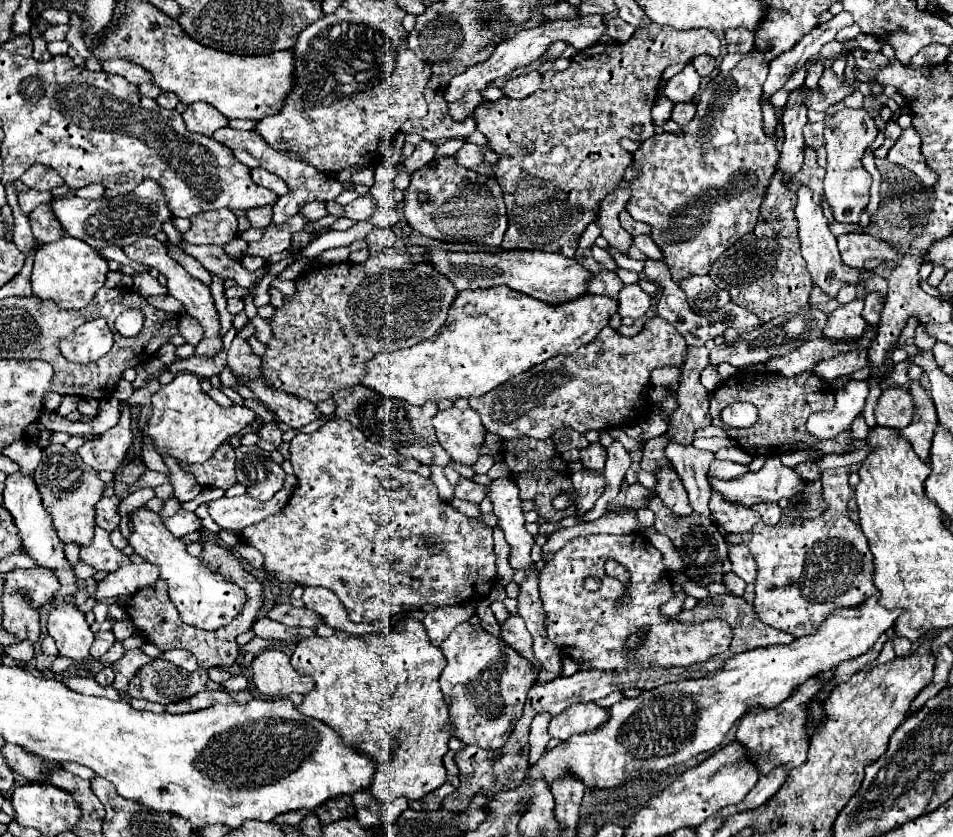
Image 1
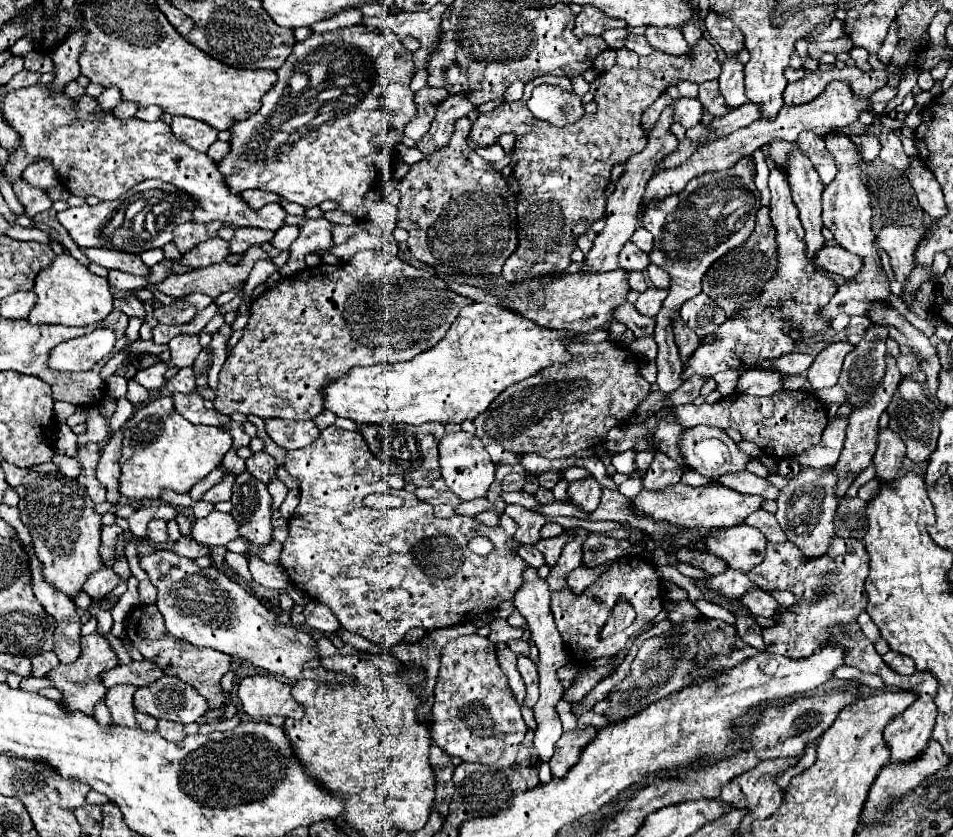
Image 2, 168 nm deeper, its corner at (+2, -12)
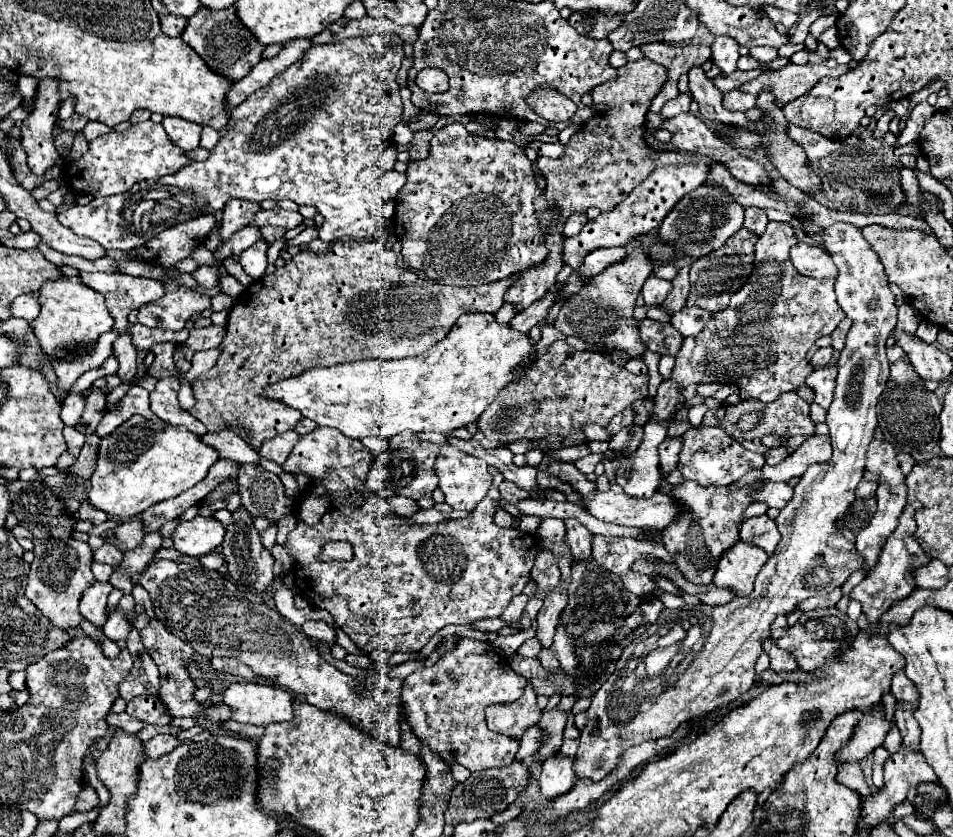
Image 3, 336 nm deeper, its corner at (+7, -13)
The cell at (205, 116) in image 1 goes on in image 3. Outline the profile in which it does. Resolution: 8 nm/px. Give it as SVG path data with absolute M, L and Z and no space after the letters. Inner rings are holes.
M164 117L162 119L162 125L168 133L168 139L188 151L188 149L196 149L198 147L198 141L200 141L200 131L202 131L202 125L196 125L192 121L186 121L186 119L176 119L176 117Z

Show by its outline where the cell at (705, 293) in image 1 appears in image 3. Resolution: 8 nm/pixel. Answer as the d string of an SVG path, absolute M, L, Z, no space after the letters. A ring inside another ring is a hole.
M684 307L670 317L670 325L674 329L678 329L684 337L696 337L704 329L704 323L710 317L712 317L712 313L708 313L700 307Z

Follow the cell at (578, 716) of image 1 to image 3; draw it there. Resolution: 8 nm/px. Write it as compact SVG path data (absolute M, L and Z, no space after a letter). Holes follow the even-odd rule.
M560 753L542 765L540 791L544 797L548 797L548 799L560 797L560 793L564 793L564 791L568 793L568 789L572 789L572 785L576 783L572 765L574 765L574 761Z

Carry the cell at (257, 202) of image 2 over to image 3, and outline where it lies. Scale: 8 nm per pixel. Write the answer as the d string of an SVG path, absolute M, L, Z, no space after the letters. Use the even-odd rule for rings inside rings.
M232 199L226 207L224 207L224 217L222 217L222 227L218 231L220 243L228 243L228 239L232 237L232 233L252 225L252 217L258 213L258 203L252 201L240 201L240 199Z

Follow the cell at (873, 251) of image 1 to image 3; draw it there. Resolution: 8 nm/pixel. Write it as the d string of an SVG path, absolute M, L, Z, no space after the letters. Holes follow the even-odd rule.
M796 243L790 249L790 261L796 267L796 271L800 271L800 275L804 277L826 279L826 277L836 277L838 273L832 257L810 243Z

